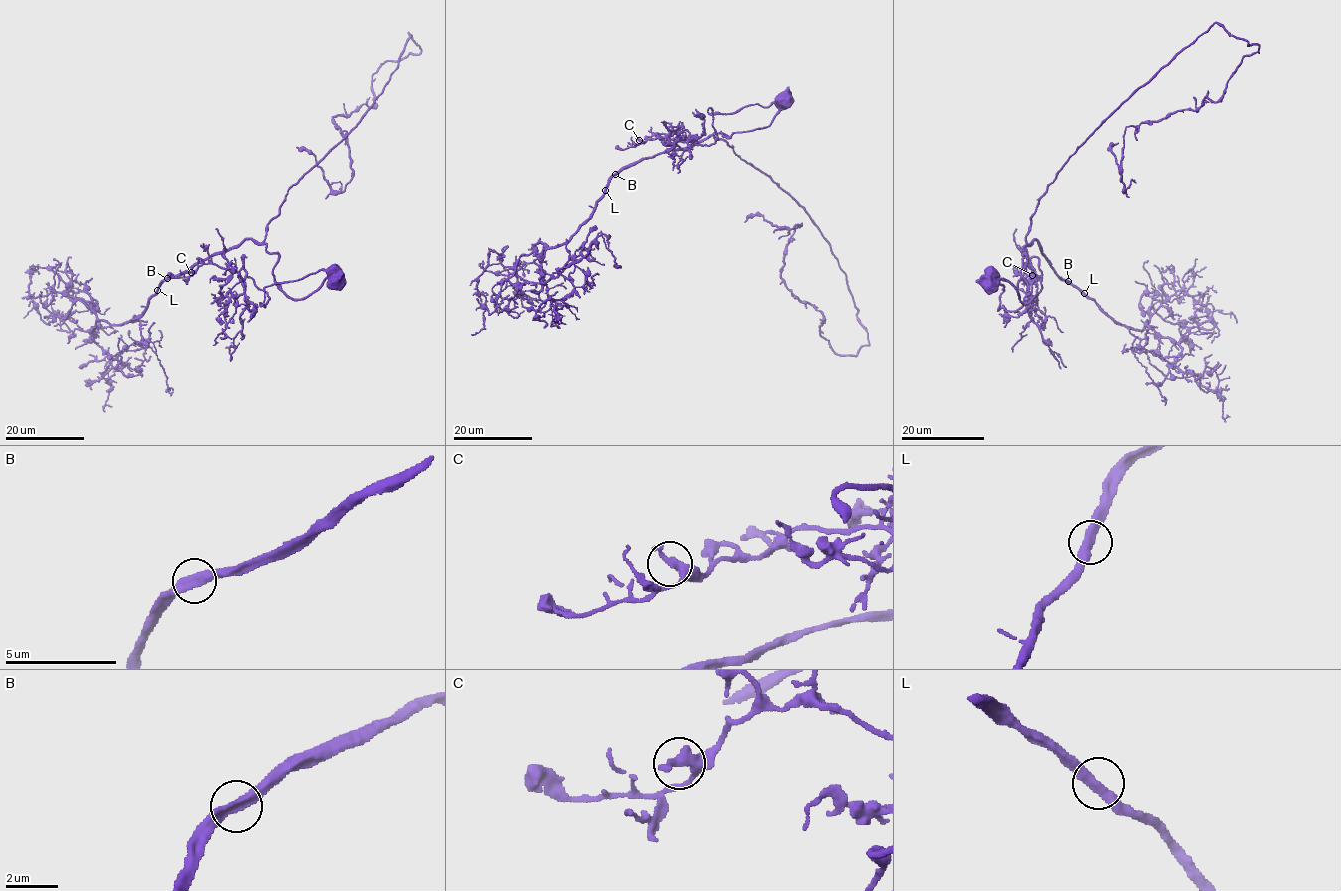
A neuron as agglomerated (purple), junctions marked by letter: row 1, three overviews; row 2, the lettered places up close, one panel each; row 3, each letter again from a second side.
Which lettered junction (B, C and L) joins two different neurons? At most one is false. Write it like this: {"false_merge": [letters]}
{"false_merge": []}

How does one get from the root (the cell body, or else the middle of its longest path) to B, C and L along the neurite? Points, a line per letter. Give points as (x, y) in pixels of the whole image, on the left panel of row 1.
B: (335, 282), (329, 276), (305, 297), (289, 298), (272, 274), (278, 254), (250, 239), (167, 278)
C: (335, 282), (320, 270), (266, 286), (259, 303), (264, 306), (267, 293), (229, 267), (206, 263), (191, 272)
L: (335, 282), (329, 276), (305, 297), (291, 299), (272, 274), (278, 254), (246, 239), (165, 278), (157, 290)

